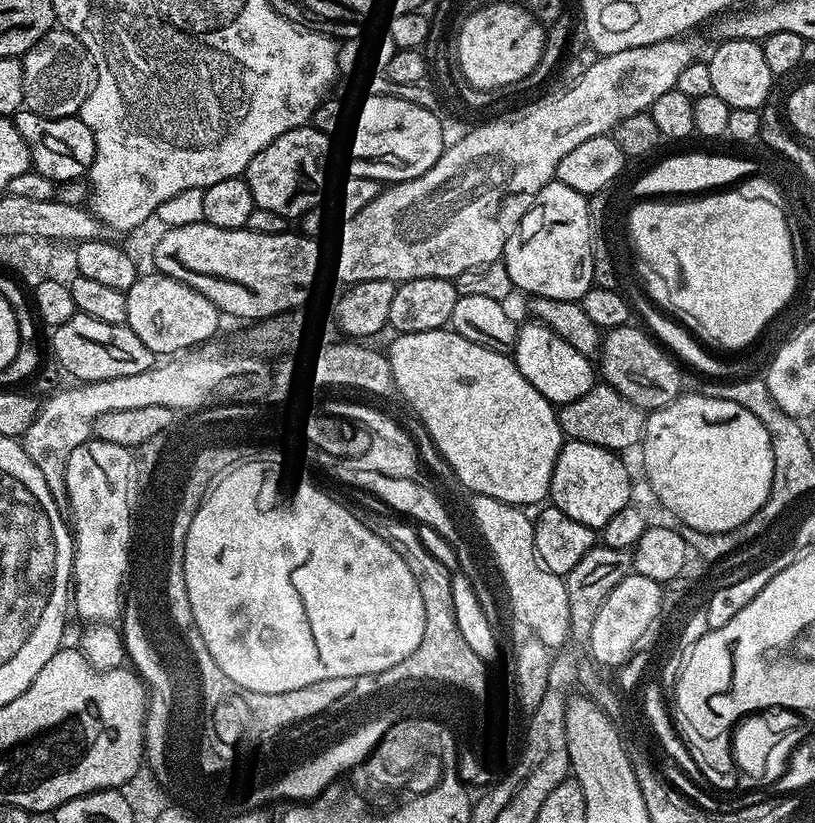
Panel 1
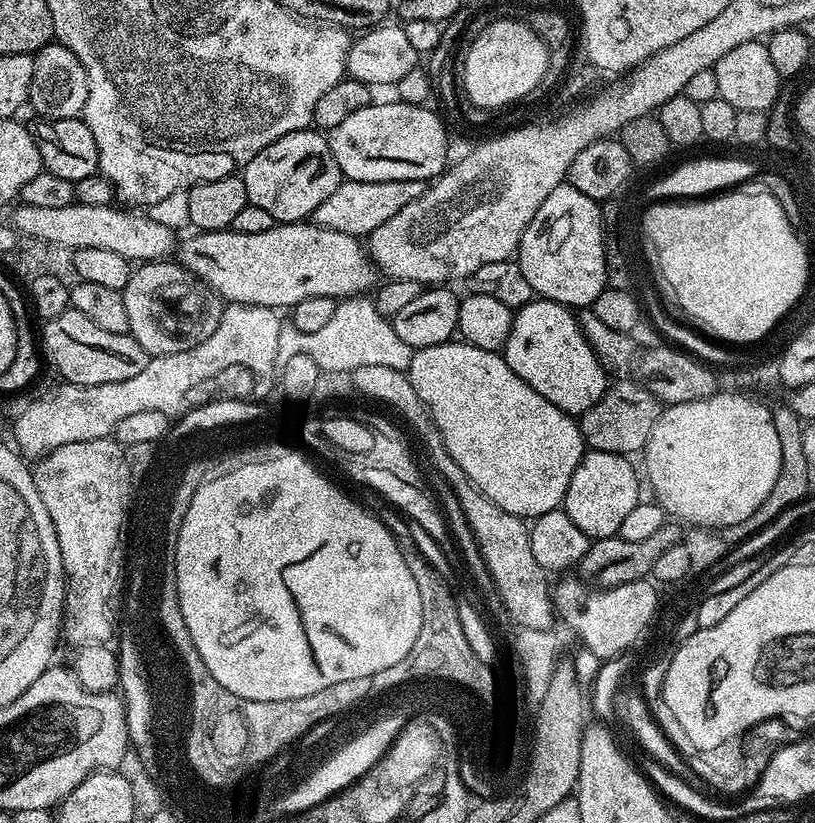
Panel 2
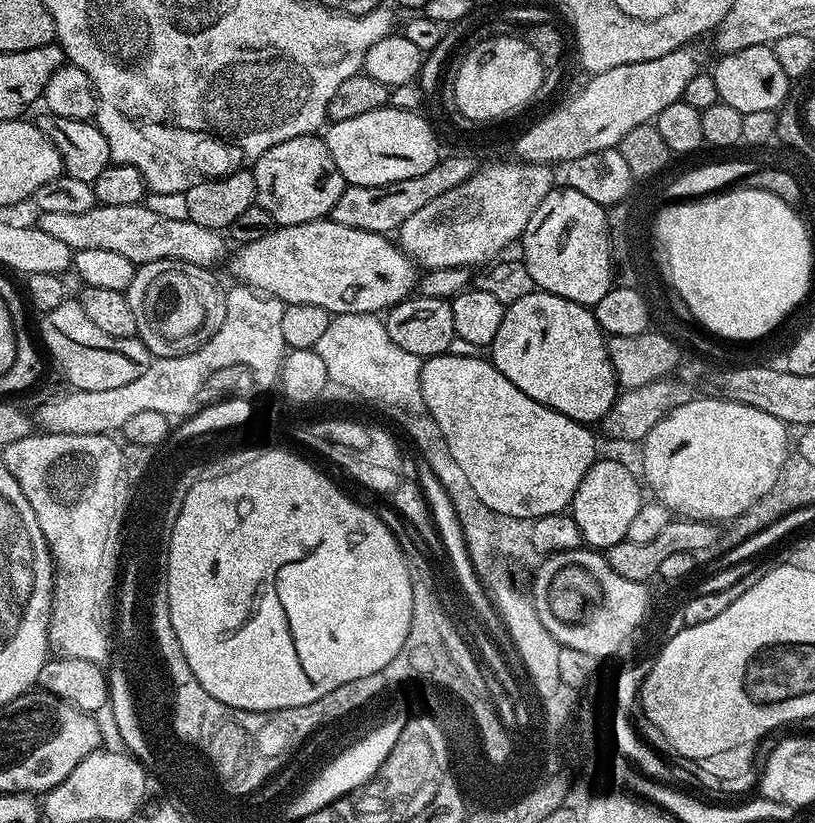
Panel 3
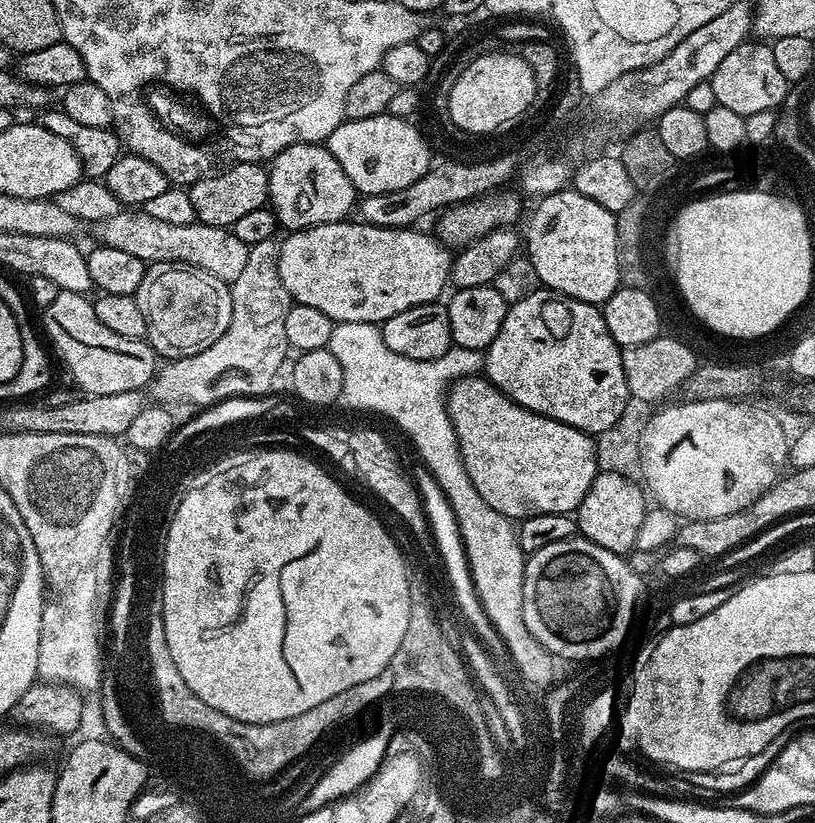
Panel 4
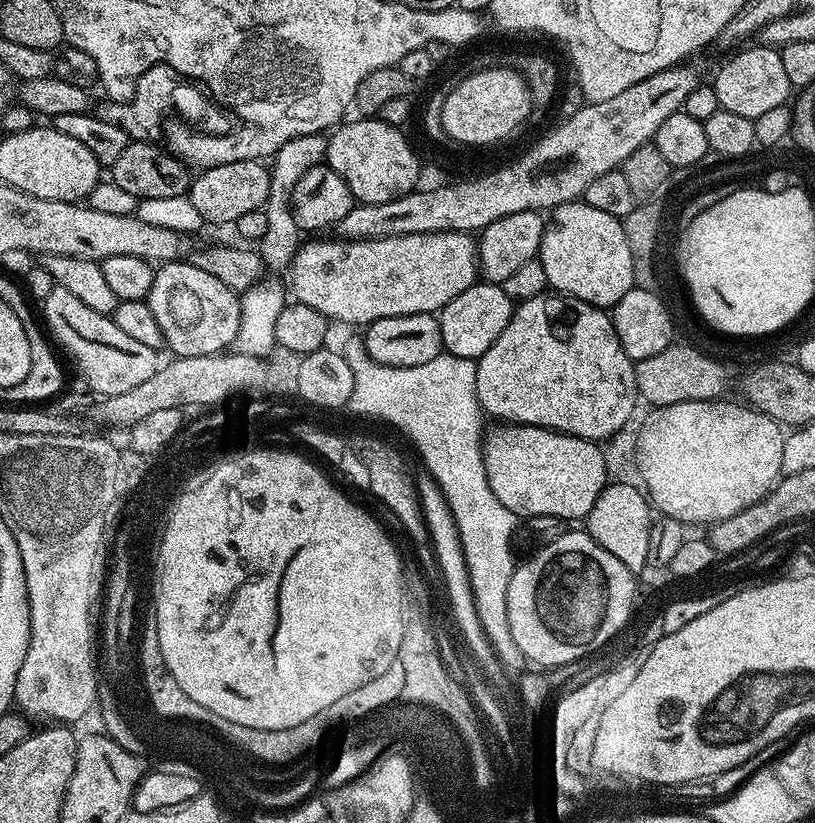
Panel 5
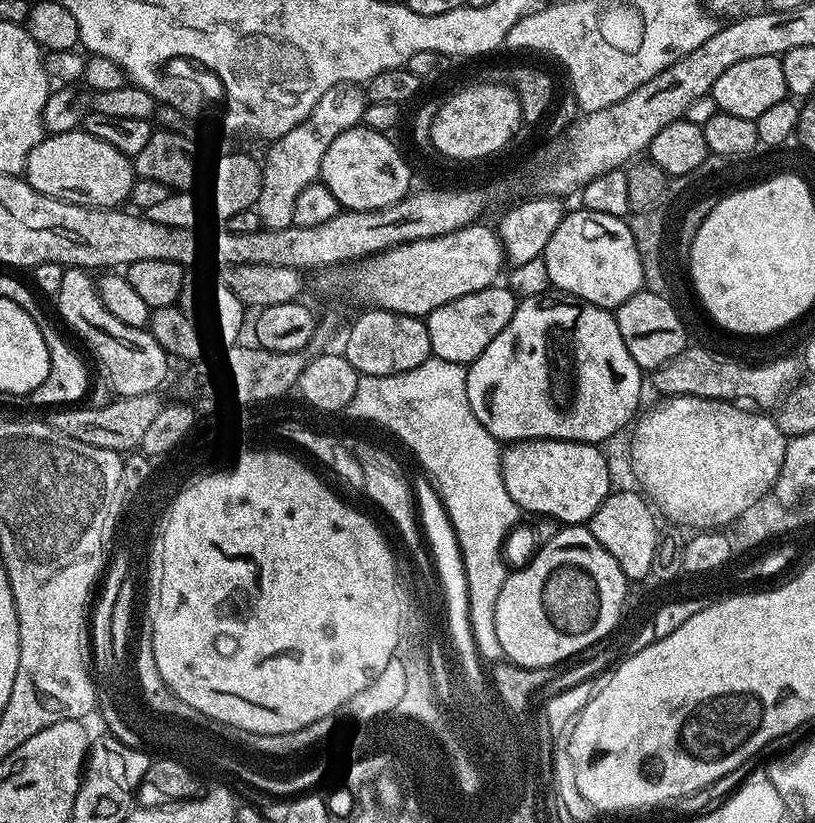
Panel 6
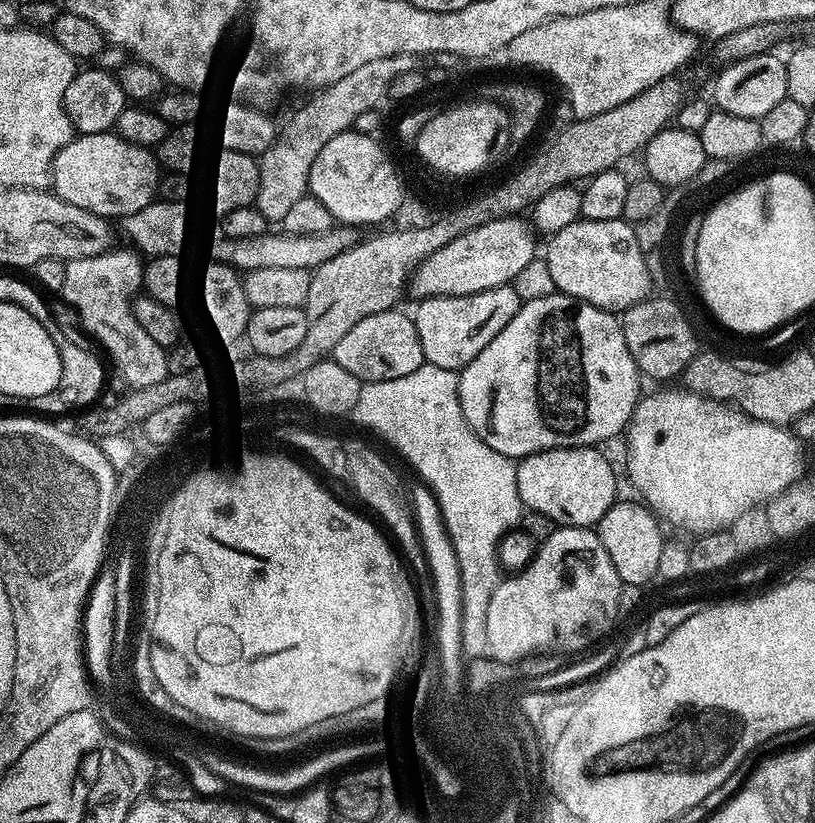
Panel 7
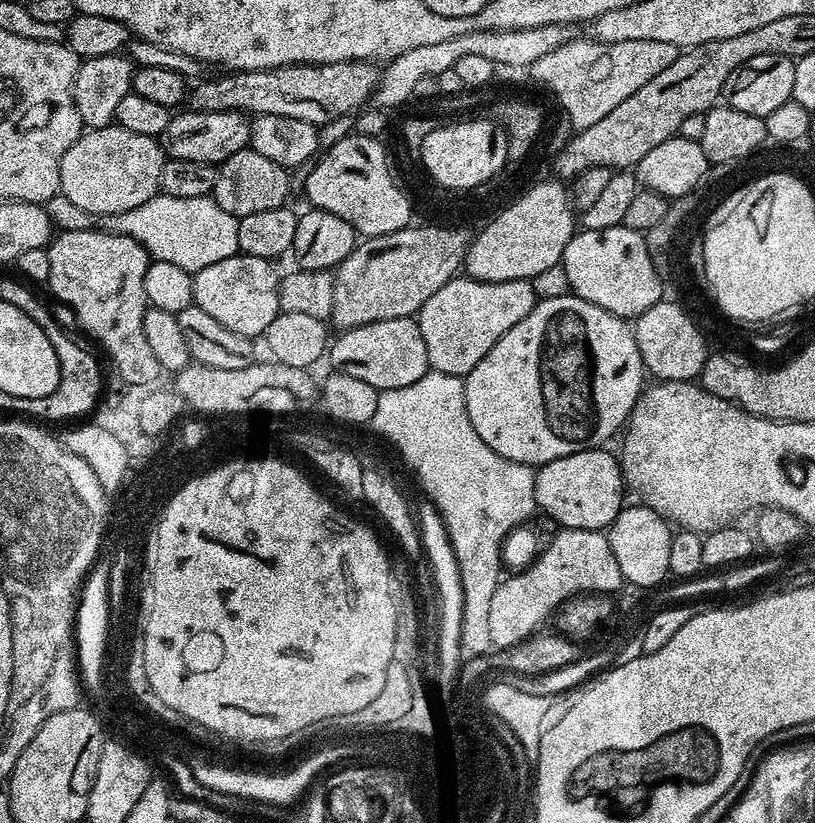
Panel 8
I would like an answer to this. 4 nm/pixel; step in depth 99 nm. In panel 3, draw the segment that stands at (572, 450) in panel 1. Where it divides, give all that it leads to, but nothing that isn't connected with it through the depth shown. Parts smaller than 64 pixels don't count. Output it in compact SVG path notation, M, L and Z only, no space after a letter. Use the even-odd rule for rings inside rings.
M600 458L590 466L590 470L586 470L586 478L582 478L582 482L578 482L578 490L574 490L570 514L574 522L578 522L578 530L582 530L582 538L587 547L607 550L627 540L630 521L637 516L642 503L638 476L637 480L635 474L620 460Z

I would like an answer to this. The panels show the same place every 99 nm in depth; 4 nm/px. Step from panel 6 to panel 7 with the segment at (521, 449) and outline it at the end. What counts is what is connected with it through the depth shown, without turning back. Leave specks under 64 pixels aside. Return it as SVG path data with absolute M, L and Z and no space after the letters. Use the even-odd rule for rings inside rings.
M596 446L587 448L551 448L535 452L523 457L516 464L516 477L518 478L518 492L521 505L529 512L546 514L552 518L557 526L570 528L592 528L599 524L602 514L610 510L610 506L616 503L616 472L612 464L600 453L601 449Z

